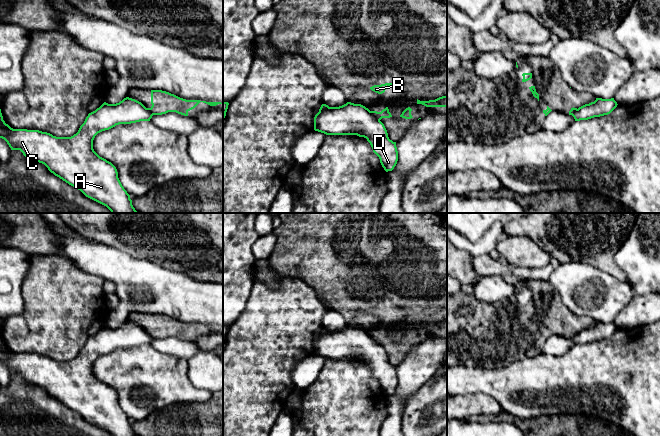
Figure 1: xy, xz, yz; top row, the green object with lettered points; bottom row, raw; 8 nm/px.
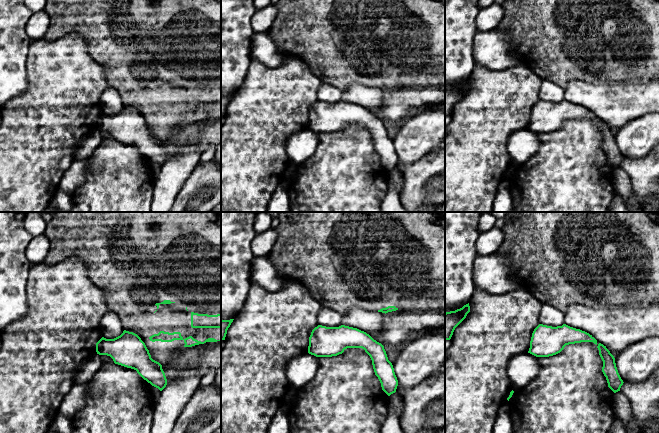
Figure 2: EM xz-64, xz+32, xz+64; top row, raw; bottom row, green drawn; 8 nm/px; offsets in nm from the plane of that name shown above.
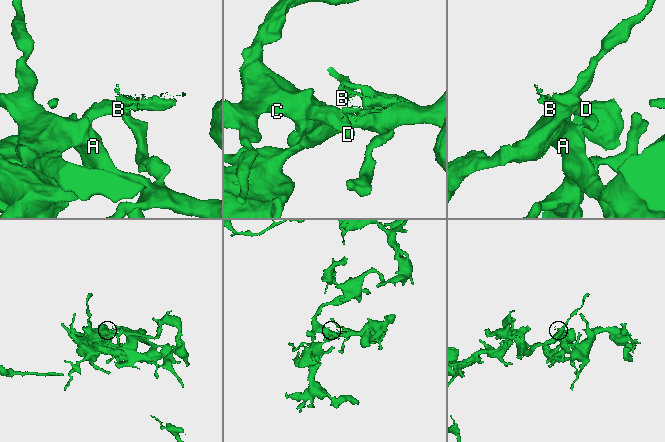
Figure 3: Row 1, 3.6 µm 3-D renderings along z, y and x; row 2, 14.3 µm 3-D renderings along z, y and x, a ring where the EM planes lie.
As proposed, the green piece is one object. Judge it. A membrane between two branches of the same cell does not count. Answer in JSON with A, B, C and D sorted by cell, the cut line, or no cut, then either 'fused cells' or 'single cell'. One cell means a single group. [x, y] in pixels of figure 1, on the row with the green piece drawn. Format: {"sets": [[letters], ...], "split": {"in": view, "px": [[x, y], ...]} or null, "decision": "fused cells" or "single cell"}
{"sets": [["A", "C", "D"], ["B"]], "split": {"in": "xz", "px": [[370, 111], [379, 120]]}, "decision": "fused cells"}

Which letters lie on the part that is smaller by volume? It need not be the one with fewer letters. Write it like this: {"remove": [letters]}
{"remove": ["B"]}

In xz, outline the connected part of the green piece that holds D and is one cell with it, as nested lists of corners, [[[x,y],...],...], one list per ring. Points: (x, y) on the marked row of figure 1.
[[[347,102],[339,107],[322,104],[314,117],[314,130],[326,135],[357,135],[370,143],[386,172],[398,161],[396,142],[389,139],[384,124],[361,104]]]

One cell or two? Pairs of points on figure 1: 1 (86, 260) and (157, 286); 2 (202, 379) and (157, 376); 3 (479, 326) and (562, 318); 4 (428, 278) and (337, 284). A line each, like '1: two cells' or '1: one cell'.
1: one cell
2: two cells
3: one cell
4: one cell

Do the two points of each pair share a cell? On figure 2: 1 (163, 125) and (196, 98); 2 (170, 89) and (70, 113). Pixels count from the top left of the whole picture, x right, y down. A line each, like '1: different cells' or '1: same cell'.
1: same cell
2: different cells

